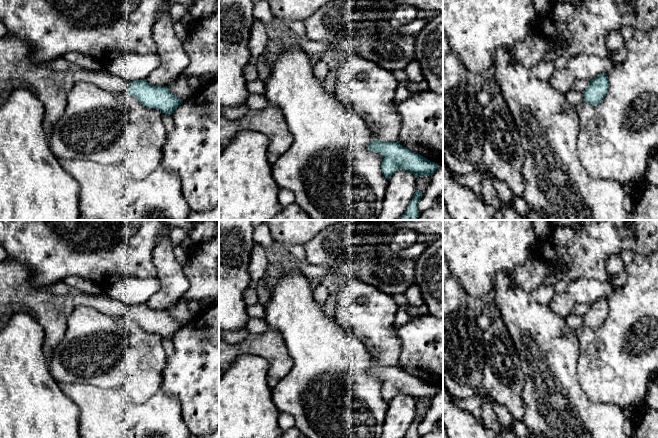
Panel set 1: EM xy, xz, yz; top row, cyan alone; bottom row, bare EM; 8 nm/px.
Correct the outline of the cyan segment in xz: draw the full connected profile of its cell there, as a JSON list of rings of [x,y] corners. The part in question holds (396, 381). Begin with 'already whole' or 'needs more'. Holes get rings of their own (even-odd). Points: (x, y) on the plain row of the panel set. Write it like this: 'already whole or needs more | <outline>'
already whole | [[[375,362],[368,374],[383,380],[381,394],[388,404],[397,394],[408,395],[418,402],[425,399],[432,401],[437,393],[437,387],[406,373],[398,365],[386,366]]]

